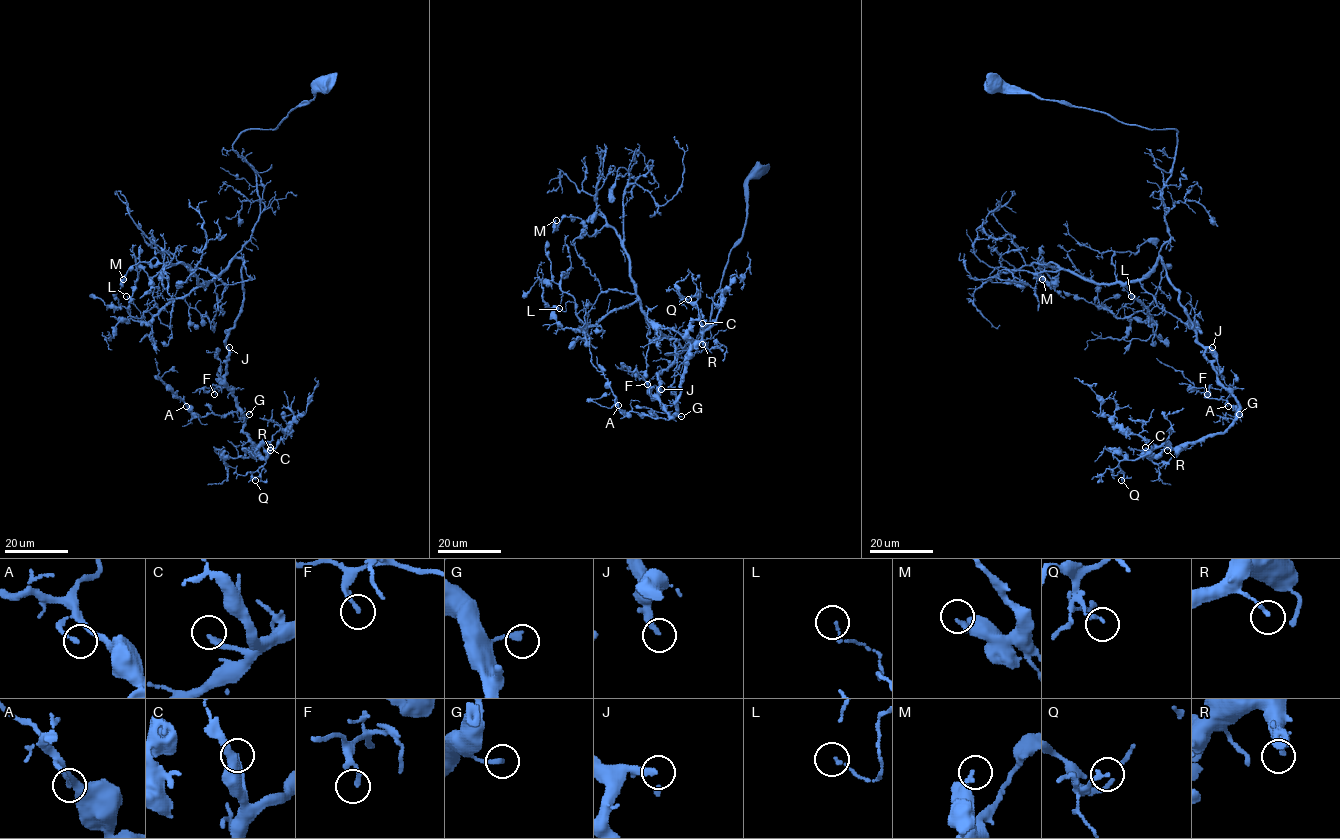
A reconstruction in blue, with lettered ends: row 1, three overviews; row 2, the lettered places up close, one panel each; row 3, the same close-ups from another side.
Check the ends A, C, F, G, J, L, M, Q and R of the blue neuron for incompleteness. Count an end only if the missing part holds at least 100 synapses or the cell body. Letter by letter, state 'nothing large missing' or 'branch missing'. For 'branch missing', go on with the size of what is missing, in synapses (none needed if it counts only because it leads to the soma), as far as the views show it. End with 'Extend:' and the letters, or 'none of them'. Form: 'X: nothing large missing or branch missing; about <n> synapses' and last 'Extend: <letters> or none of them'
A: nothing large missing
C: nothing large missing
F: nothing large missing
G: nothing large missing
J: branch missing; about 130 synapses
L: nothing large missing
M: nothing large missing
Q: nothing large missing
R: nothing large missing
Extend: J

